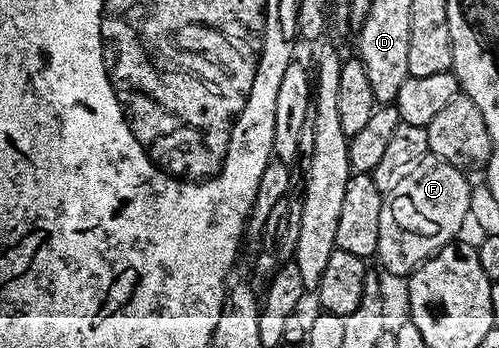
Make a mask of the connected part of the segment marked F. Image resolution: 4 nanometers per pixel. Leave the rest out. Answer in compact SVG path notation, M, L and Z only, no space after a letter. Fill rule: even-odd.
M428 157L425 161L421 161L421 165L417 165L417 169L413 169L413 173L409 173L409 177L405 177L405 181L401 181L401 185L397 185L397 189L386 192L383 204L381 205L381 225L379 226L379 249L377 259L383 262L383 267L391 275L403 275L402 277L410 276L411 272L416 271L421 264L427 259L432 259L446 243L452 242L456 238L455 235L463 227L463 222L468 222L471 213L471 189L473 186L472 180L466 179L464 172L458 167L449 165L444 159Z

